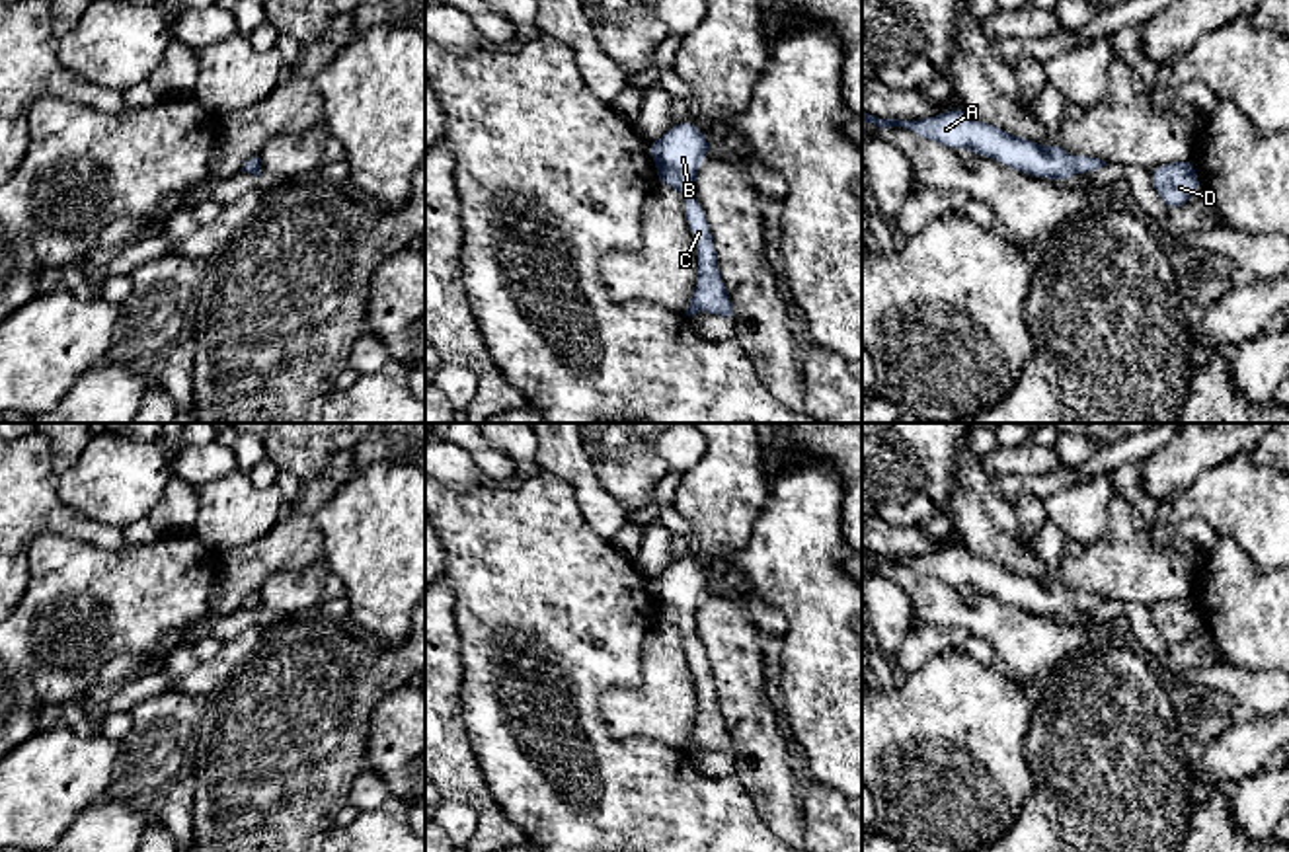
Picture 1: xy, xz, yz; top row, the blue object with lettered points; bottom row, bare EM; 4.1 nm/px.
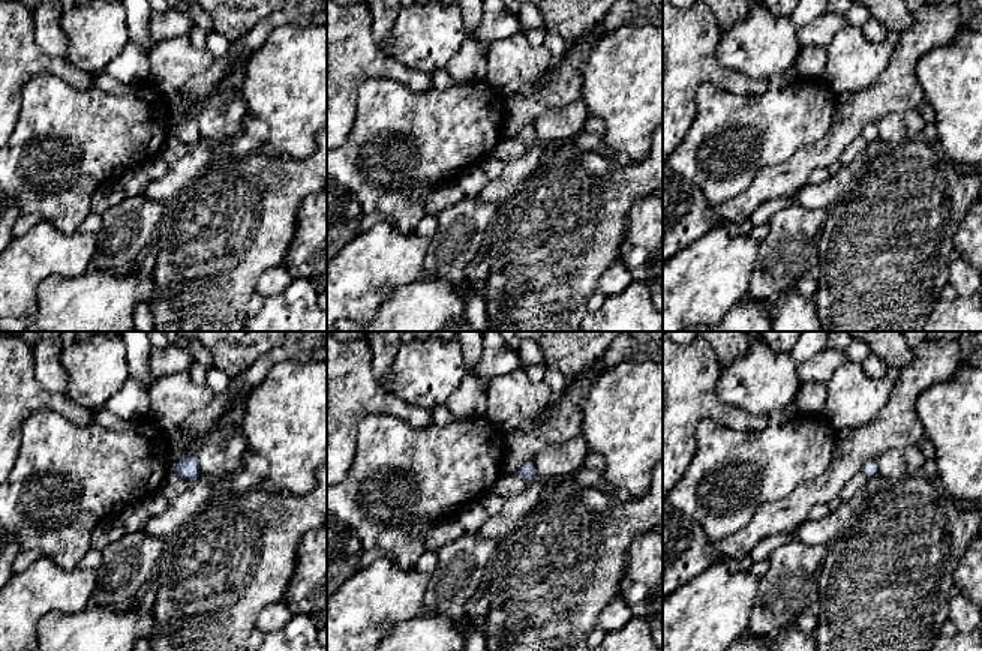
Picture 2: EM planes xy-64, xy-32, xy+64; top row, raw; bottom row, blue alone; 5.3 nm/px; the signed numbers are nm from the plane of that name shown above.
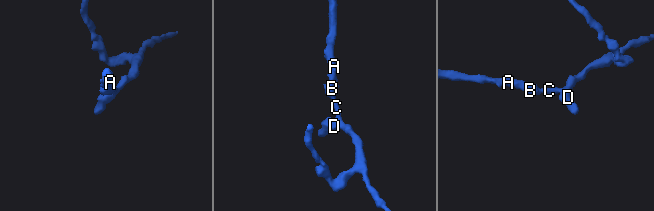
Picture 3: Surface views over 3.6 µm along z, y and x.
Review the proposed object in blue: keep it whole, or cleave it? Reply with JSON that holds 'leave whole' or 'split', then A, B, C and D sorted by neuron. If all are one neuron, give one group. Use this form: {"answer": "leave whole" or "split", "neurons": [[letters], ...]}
{"answer": "leave whole", "neurons": [["A", "B", "C", "D"]]}

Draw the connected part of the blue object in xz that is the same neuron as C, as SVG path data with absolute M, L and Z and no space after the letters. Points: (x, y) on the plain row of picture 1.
M692 558L677 560L661 575L649 579L657 618L684 634L684 651L694 675L698 716L684 751L710 749L733 755L733 741L718 708L712 669L696 638L696 608L710 587L706 571Z

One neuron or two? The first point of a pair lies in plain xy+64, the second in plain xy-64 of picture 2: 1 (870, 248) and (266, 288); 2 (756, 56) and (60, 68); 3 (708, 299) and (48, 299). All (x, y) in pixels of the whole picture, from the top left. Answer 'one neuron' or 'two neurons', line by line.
1: two neurons
2: two neurons
3: two neurons

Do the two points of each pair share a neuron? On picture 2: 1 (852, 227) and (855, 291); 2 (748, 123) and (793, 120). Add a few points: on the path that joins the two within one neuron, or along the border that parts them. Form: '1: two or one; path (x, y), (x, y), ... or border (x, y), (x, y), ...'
1: one; path (855, 243), (855, 275)
2: one; path (759, 123), (783, 120)

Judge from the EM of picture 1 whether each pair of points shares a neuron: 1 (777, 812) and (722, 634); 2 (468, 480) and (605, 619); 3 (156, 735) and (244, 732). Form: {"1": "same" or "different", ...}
{"1": "same", "2": "different", "3": "different"}

